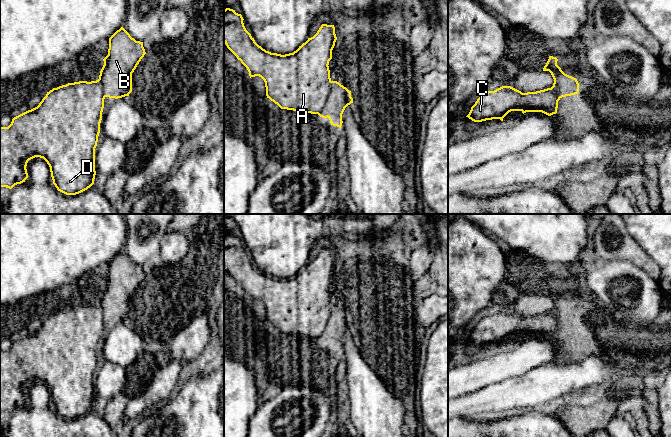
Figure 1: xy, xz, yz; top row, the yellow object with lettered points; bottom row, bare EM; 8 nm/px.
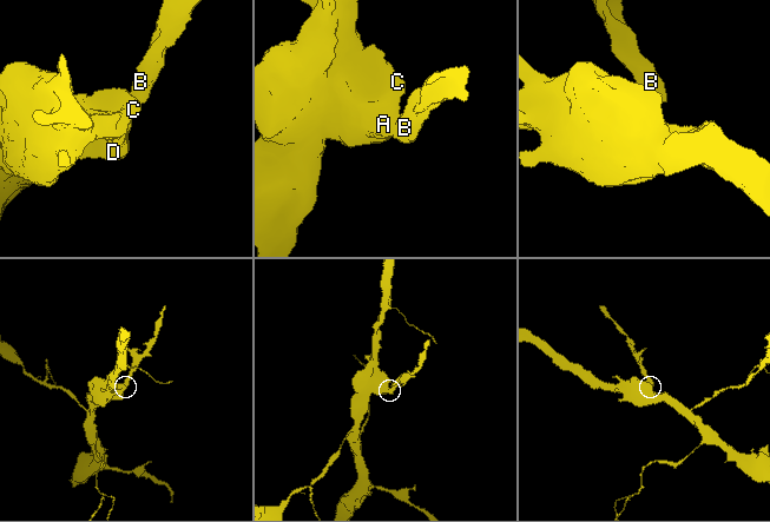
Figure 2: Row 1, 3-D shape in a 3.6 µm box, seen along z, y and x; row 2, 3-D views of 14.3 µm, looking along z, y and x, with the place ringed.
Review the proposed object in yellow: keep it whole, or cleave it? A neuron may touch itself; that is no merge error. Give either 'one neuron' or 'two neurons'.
two neurons

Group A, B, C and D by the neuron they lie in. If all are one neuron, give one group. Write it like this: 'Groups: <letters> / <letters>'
Groups: A C D / B

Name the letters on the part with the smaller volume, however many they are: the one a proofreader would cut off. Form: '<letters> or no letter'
B

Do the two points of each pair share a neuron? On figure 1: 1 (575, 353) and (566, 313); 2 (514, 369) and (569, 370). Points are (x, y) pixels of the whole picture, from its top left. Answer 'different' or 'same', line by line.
1: same
2: different

